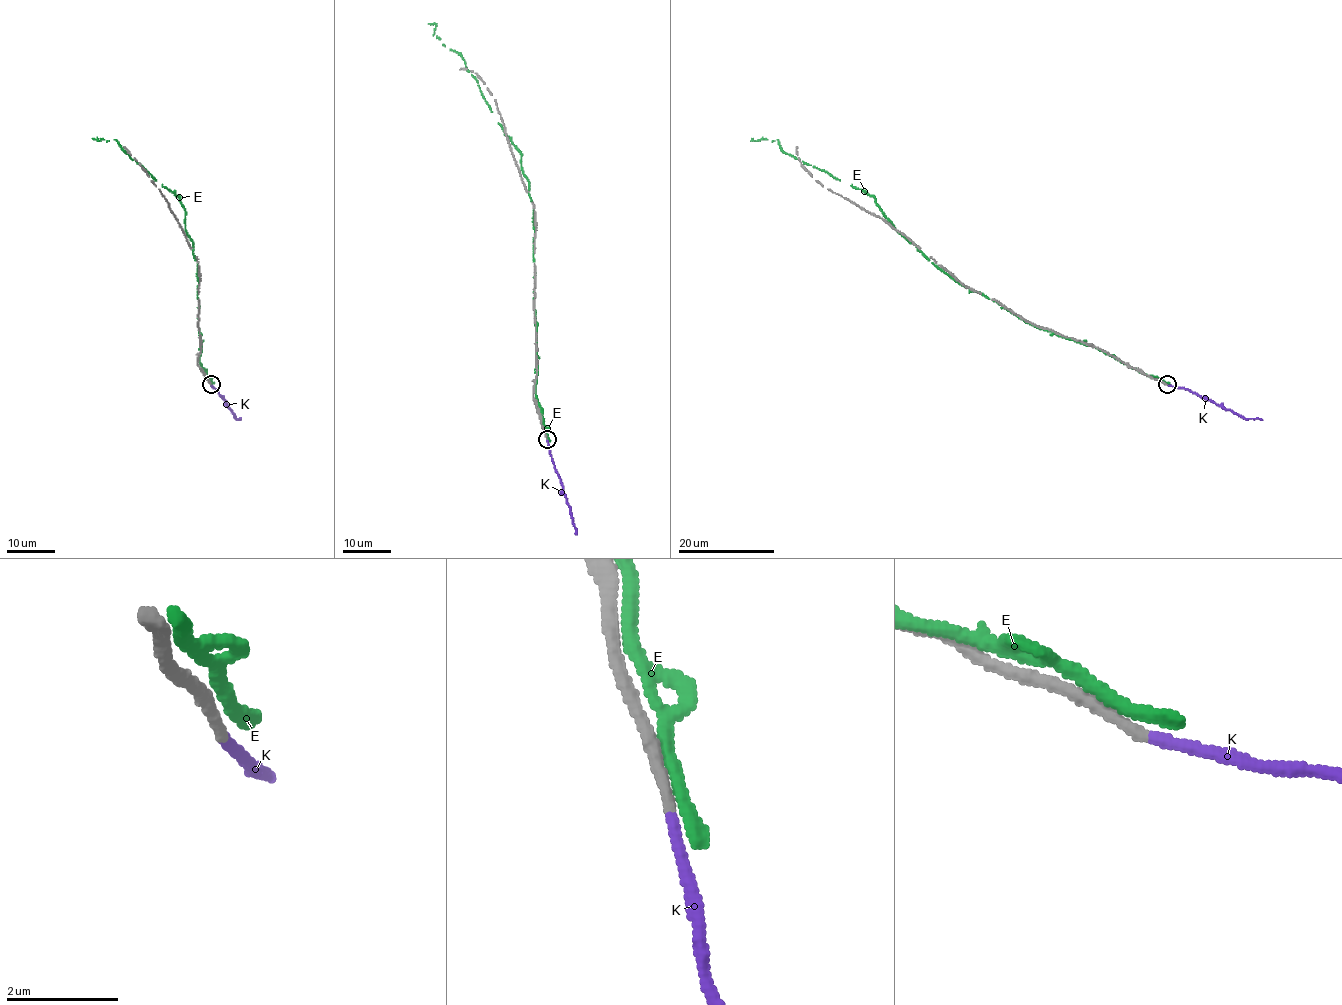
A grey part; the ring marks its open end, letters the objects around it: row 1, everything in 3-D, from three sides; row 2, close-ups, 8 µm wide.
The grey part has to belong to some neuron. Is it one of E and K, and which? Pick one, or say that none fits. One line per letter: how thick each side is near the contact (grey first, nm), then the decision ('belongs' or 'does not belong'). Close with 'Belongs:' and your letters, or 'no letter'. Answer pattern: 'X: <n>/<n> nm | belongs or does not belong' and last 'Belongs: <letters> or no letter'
E: 300/190 nm | does not belong
K: 200/190 nm | belongs
Belongs: K

